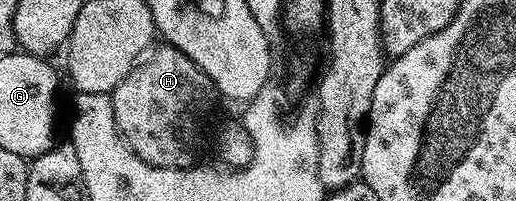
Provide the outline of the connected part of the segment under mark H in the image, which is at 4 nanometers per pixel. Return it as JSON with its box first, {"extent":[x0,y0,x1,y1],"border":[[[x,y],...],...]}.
{"extent":[109,47,216,168],"border":[[[155,47],[145,59],[135,64],[132,71],[109,93],[112,114],[118,133],[144,162],[154,168],[188,168],[195,163],[194,147],[198,144],[198,123],[201,122],[202,115],[209,110],[214,96],[216,97],[216,89],[208,74],[204,74],[204,70],[200,70],[200,66],[192,62],[192,58],[175,48],[161,47]]]}

